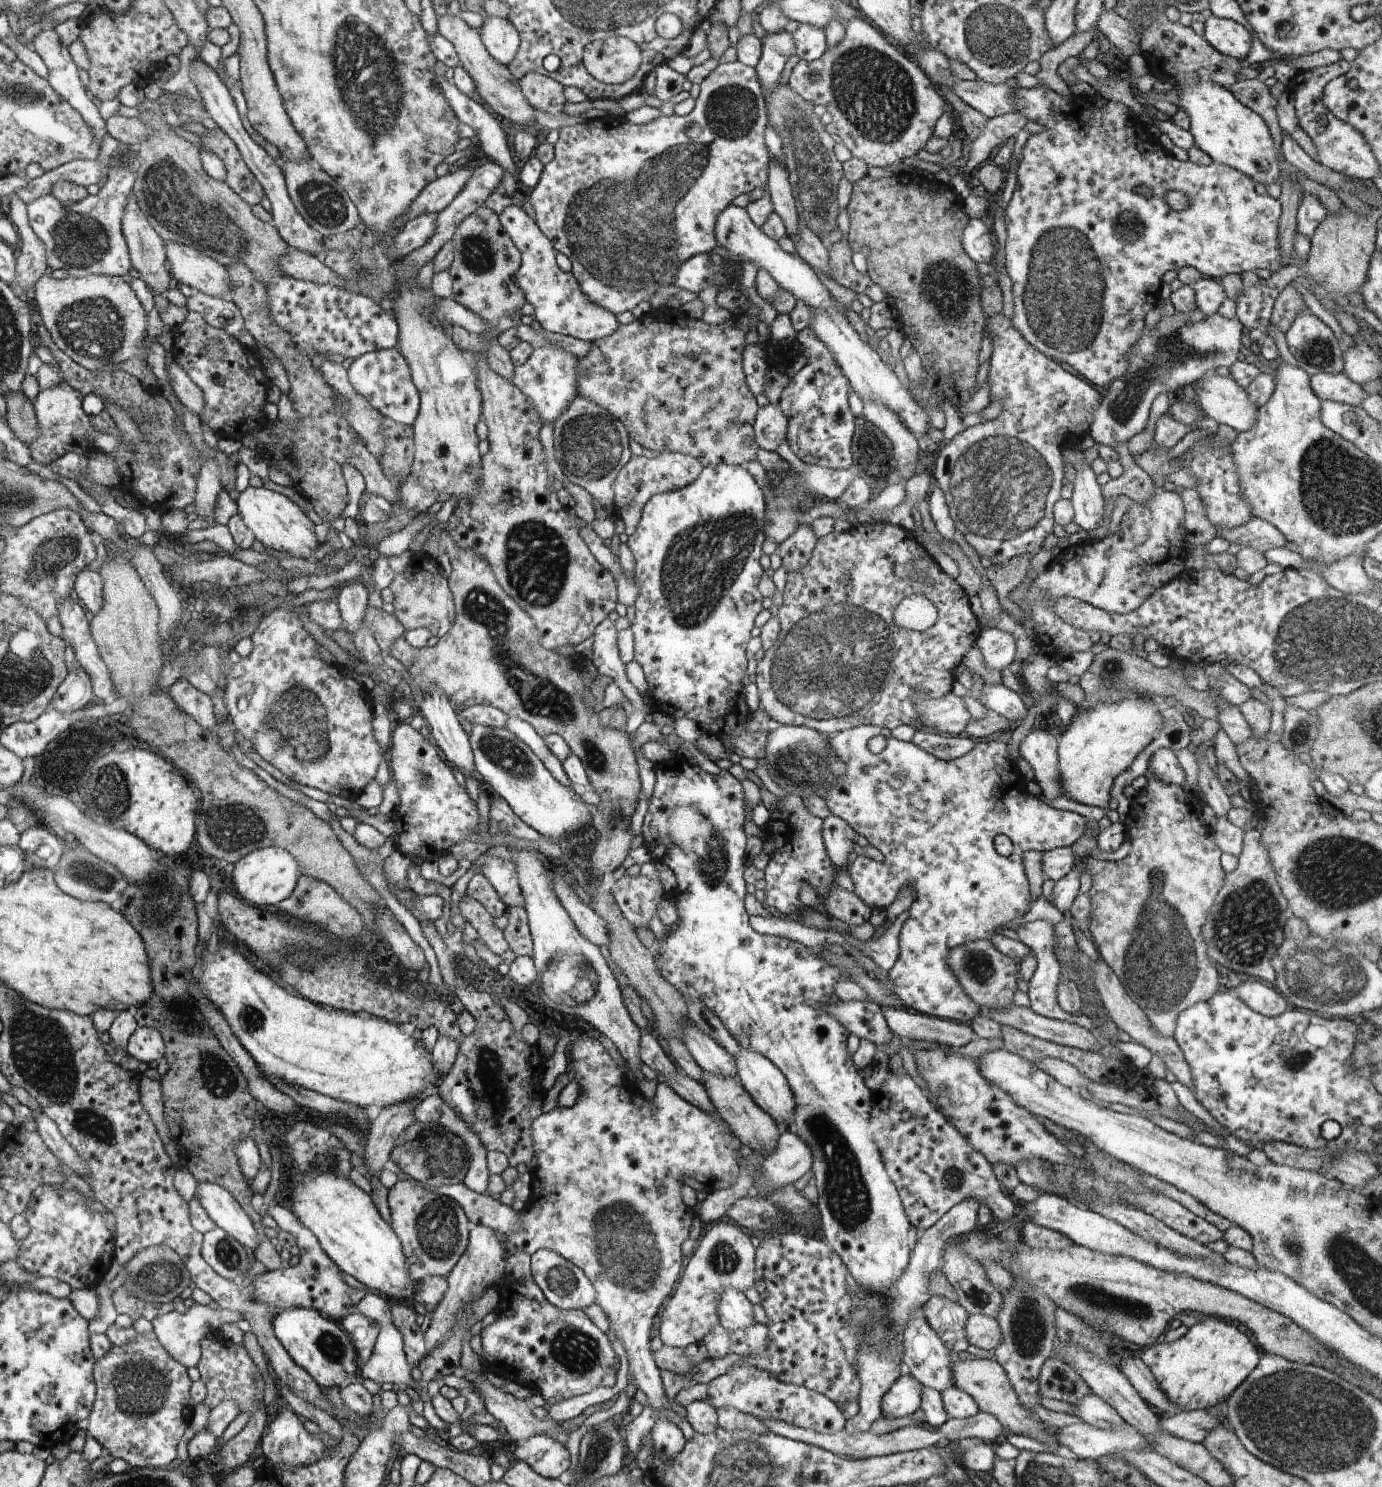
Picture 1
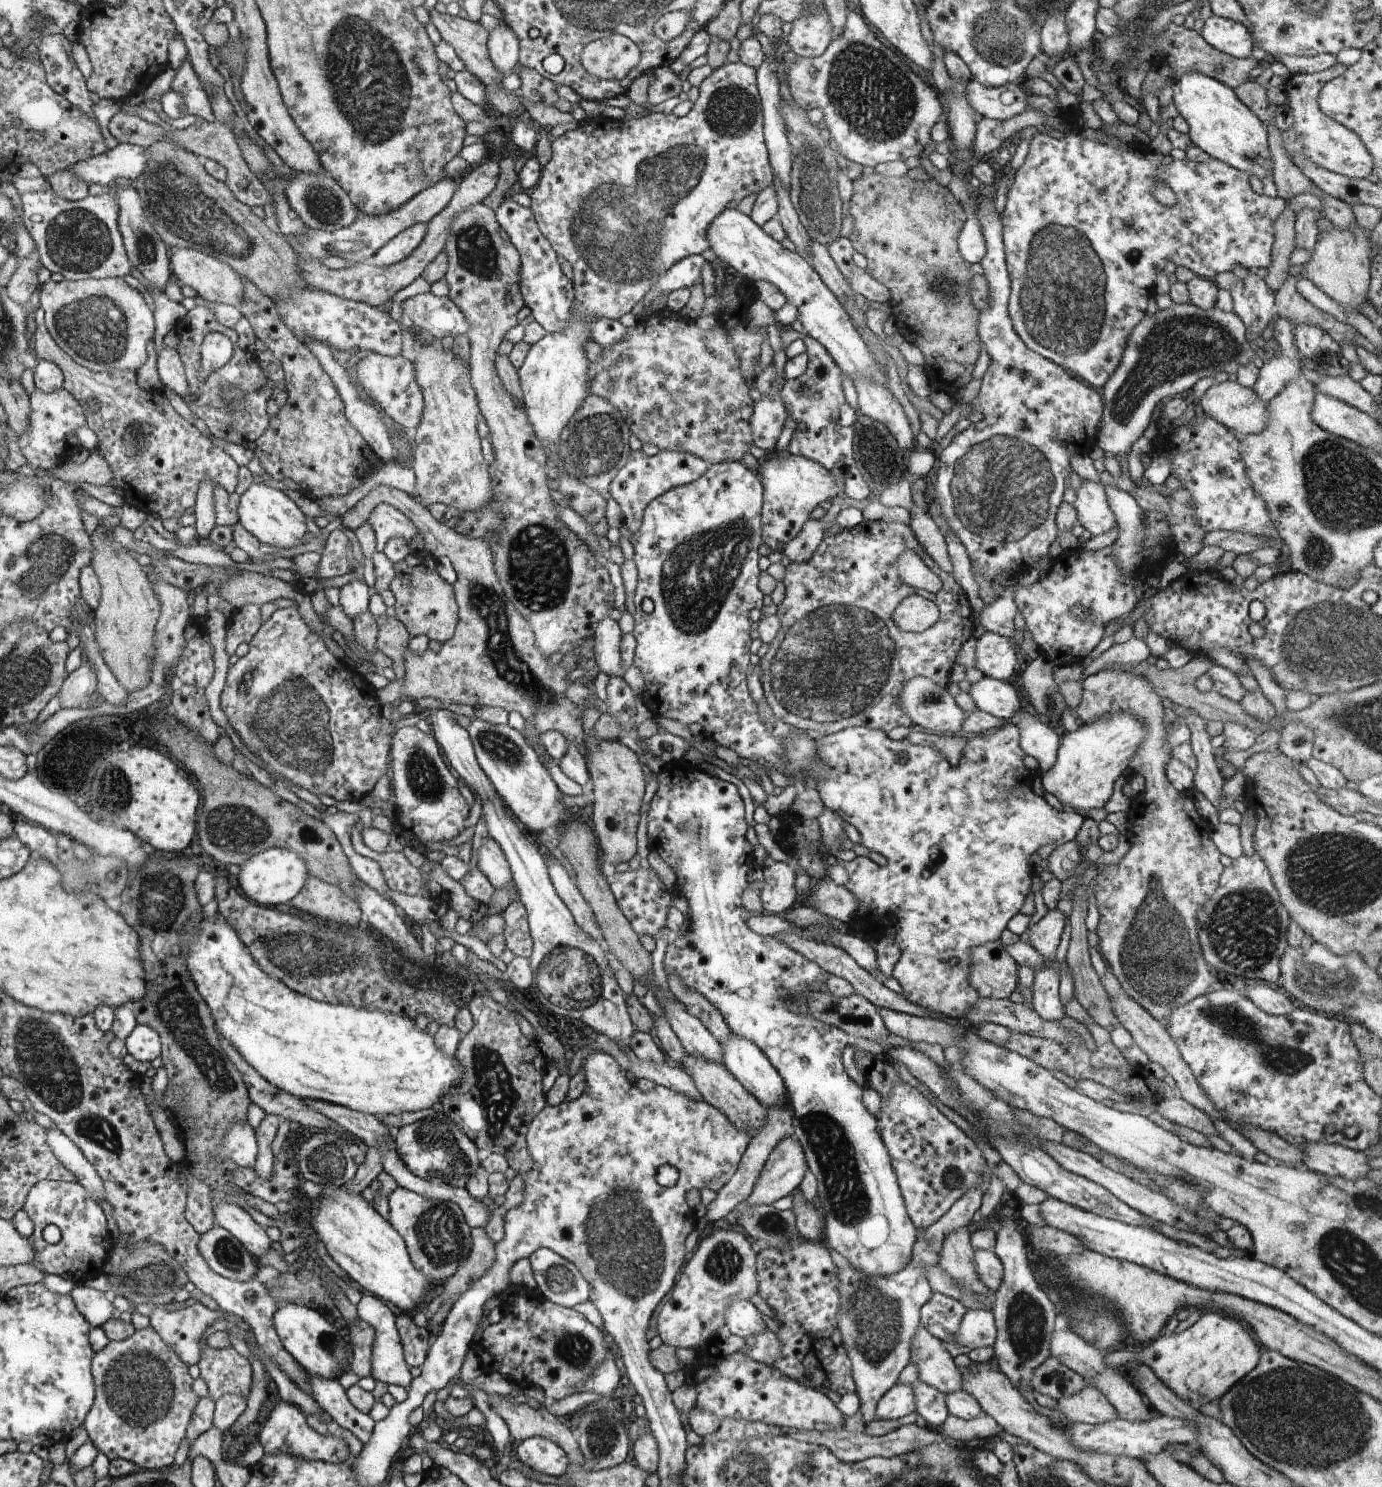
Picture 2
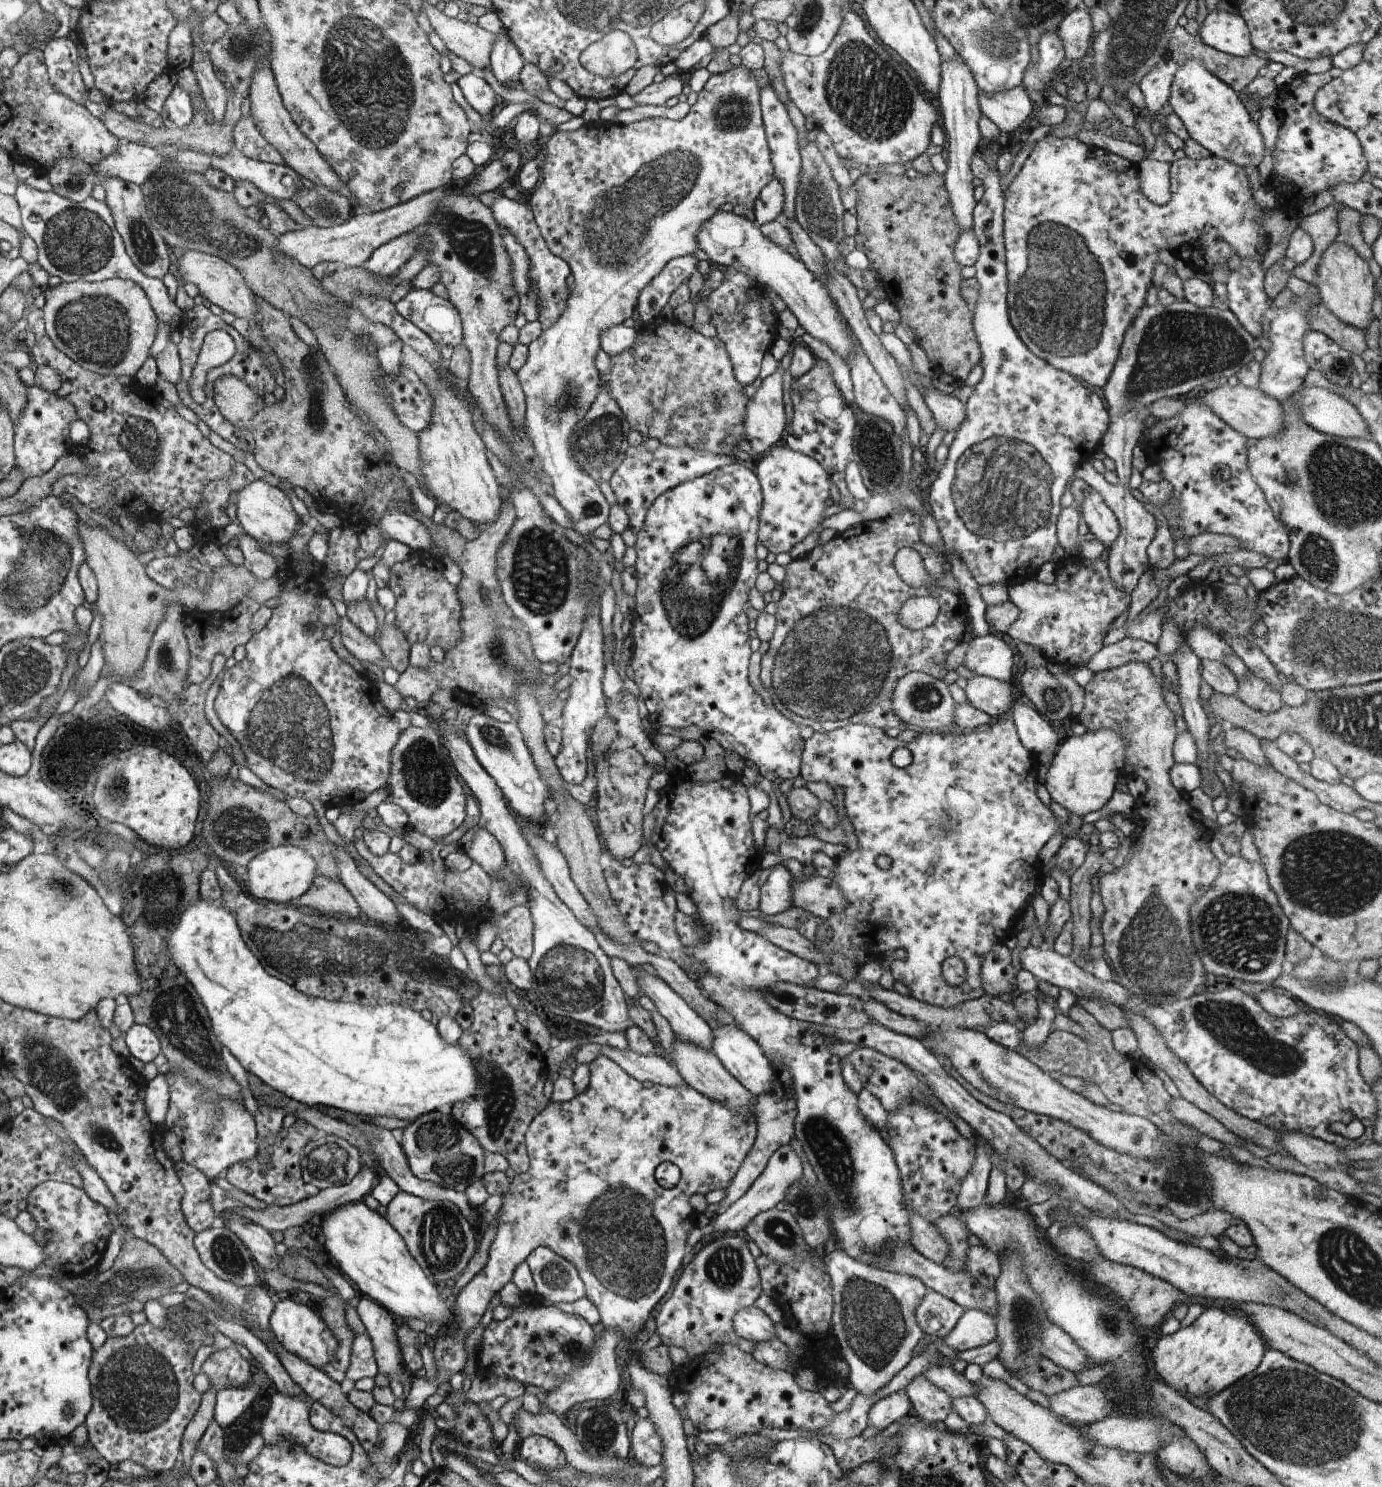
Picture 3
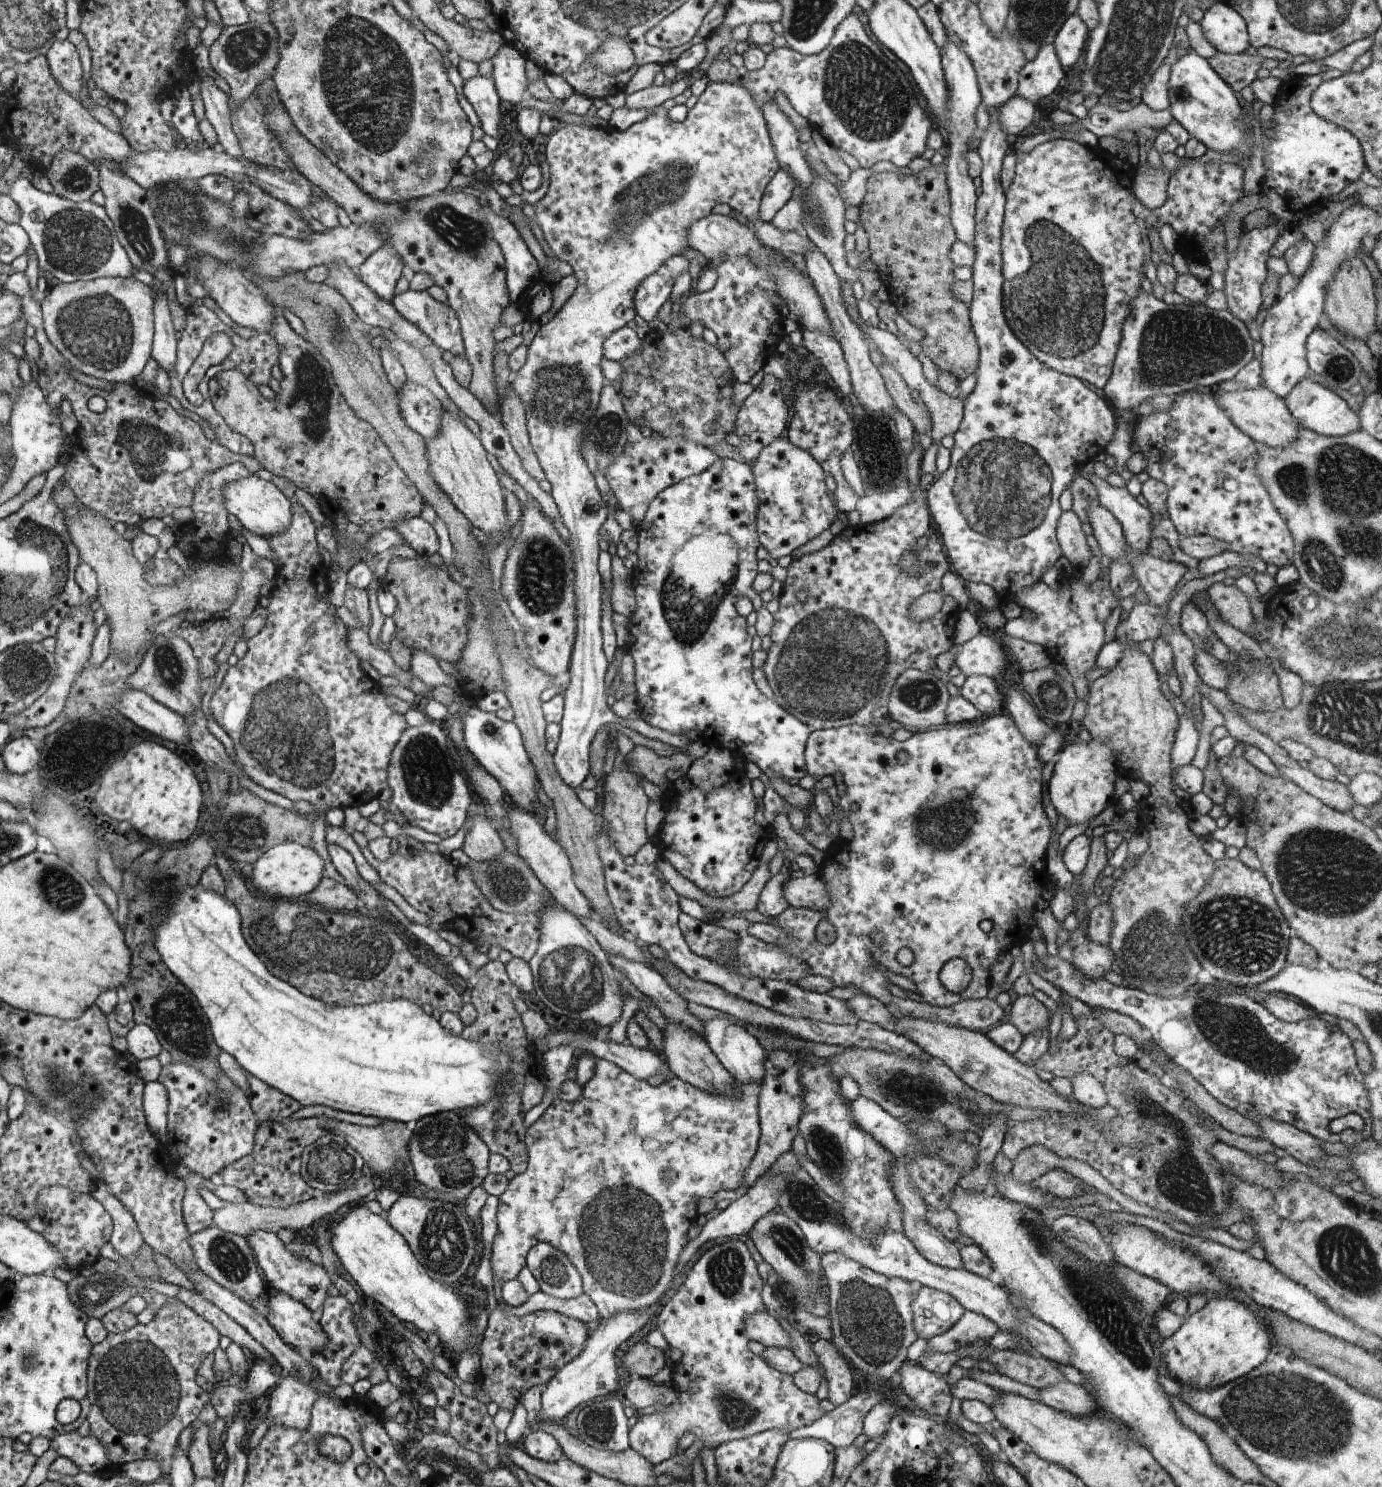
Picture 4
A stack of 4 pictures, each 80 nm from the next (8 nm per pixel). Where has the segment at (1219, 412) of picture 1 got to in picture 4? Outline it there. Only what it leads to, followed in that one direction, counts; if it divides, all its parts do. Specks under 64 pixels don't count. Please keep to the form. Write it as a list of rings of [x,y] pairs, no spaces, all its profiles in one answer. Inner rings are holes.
[[[1220,386],[1215,389],[1214,396],[1228,418],[1231,418],[1231,421],[1256,443],[1286,448],[1297,439],[1299,430],[1302,428],[1288,410],[1285,400],[1264,386],[1233,391],[1224,391]]]

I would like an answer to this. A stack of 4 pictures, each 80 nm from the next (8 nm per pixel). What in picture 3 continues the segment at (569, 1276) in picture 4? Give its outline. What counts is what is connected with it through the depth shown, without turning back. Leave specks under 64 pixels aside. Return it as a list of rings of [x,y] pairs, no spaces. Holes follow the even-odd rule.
[[[538,1247],[525,1260],[530,1267],[536,1294],[550,1303],[573,1303],[585,1296],[586,1284],[569,1259],[550,1247]]]

